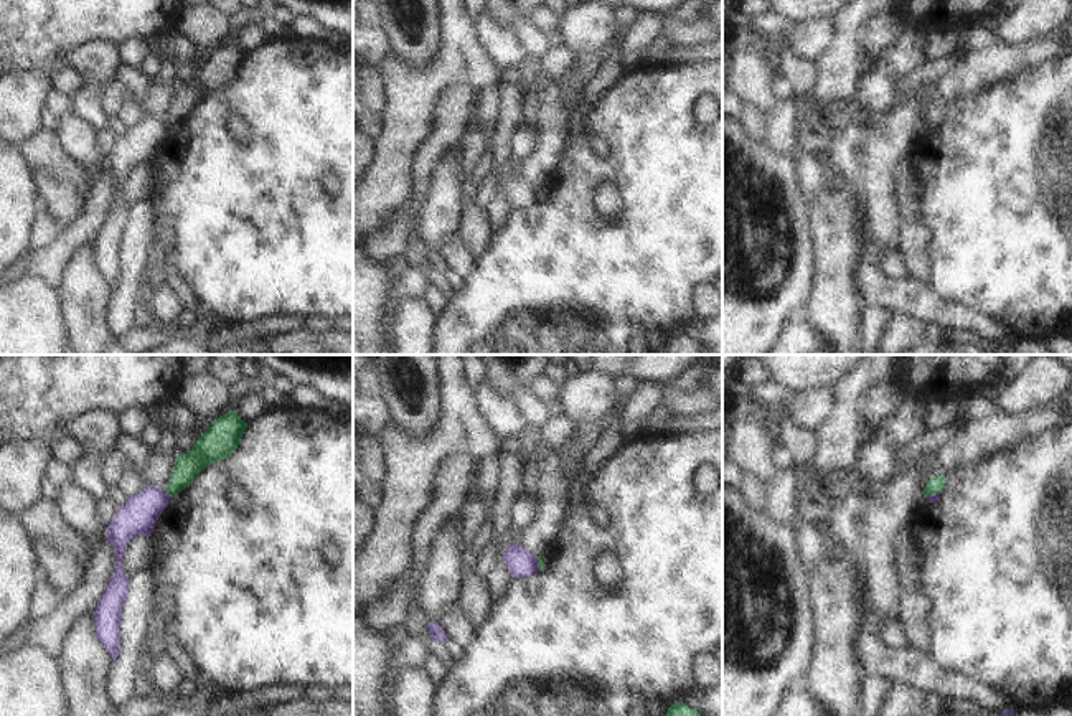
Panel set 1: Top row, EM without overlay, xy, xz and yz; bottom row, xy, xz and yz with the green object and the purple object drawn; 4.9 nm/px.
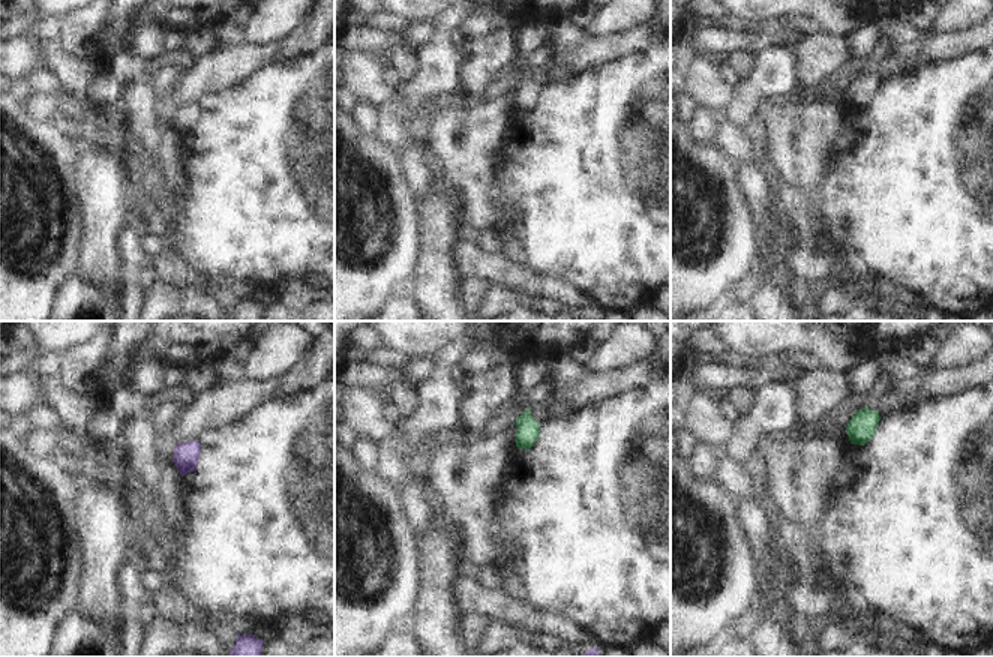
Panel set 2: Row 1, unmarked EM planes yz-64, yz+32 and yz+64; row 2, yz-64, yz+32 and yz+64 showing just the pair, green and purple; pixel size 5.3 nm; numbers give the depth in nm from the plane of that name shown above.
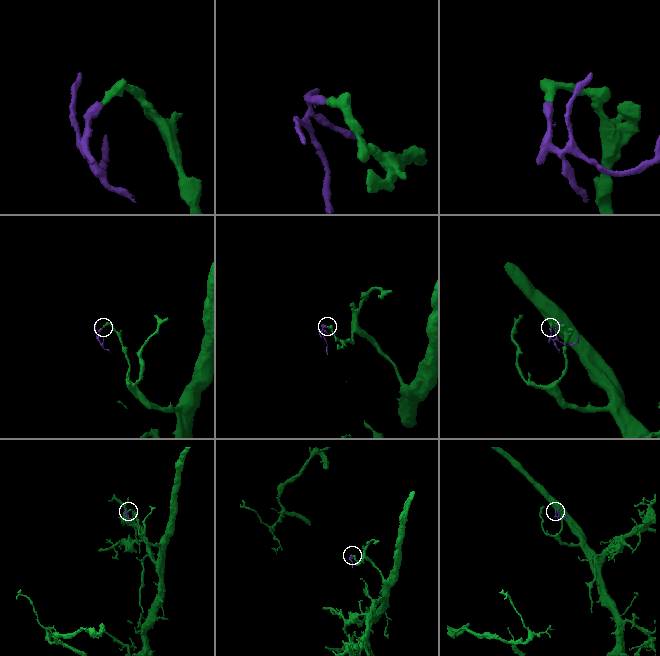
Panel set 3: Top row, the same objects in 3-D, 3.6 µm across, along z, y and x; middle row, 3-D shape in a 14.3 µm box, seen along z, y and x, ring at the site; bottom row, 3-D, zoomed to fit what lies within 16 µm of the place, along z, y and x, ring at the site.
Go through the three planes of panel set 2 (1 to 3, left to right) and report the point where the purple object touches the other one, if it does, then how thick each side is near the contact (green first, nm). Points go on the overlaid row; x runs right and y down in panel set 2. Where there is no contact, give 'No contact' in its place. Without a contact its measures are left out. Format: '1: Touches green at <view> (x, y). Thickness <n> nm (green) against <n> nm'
1: No contact
2: No contact
3: No contact

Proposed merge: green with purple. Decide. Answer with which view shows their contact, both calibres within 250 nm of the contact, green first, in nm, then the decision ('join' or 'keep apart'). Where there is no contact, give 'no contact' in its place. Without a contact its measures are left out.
xy | 130/180 nm | keep apart

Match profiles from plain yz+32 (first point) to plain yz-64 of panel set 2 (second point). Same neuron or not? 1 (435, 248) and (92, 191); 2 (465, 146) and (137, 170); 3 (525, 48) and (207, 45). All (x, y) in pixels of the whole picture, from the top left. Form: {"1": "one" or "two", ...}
{"1": "one", "2": "one", "3": "one"}

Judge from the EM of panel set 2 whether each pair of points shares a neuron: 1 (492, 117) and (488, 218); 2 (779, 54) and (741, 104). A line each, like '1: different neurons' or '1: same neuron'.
1: same neuron
2: same neuron

